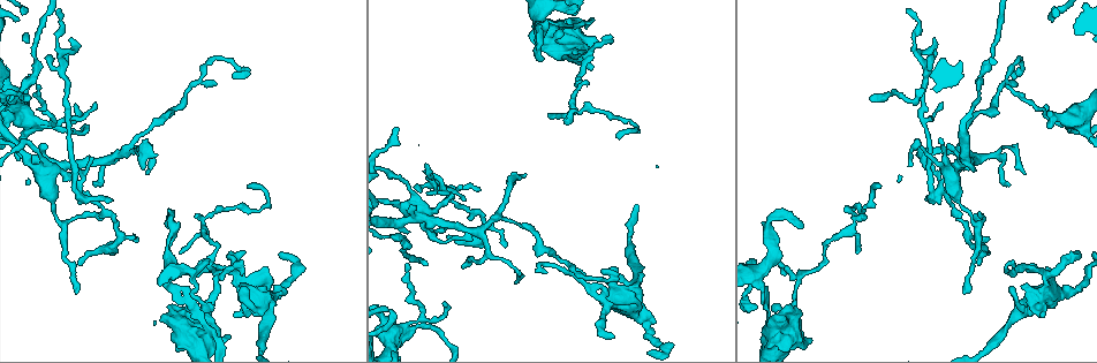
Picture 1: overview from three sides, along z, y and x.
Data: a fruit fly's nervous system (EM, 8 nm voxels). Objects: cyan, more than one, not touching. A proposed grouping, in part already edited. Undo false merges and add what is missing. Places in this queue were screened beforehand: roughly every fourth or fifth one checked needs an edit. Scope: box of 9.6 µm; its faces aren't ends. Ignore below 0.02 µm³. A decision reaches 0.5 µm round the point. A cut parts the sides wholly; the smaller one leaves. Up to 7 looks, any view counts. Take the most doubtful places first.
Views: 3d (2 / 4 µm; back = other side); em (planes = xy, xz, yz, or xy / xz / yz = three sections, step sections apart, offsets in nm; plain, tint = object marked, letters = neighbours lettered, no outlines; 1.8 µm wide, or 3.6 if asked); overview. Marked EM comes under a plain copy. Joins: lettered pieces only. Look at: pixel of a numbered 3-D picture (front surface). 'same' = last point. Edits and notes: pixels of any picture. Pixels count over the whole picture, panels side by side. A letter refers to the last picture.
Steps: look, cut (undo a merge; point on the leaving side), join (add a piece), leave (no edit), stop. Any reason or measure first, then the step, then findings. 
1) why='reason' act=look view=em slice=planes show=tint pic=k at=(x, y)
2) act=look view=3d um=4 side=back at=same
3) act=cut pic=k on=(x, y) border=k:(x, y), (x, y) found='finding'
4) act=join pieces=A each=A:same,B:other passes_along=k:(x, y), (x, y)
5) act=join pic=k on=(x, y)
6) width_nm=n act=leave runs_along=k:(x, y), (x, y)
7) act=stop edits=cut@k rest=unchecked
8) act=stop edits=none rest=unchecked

why='branch stops here' act=look view=em slice=xz step=8 show=letters pic=1 at=(246, 252)

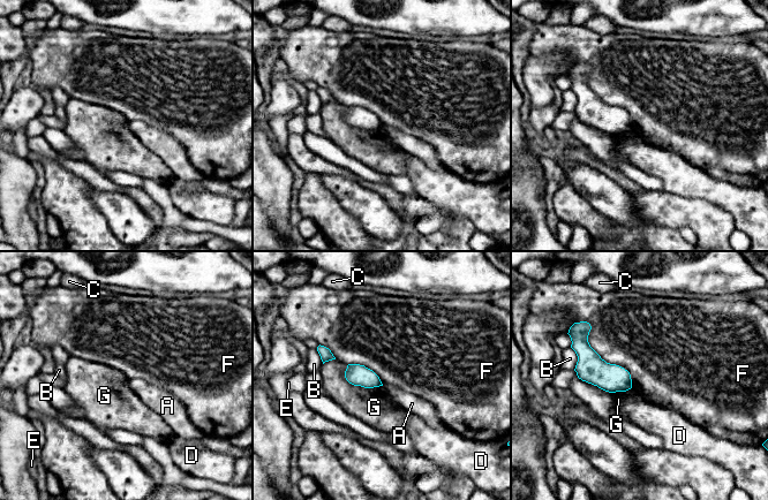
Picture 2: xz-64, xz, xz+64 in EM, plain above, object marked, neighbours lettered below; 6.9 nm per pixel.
act=look view=em slice=planes show=letters at=same

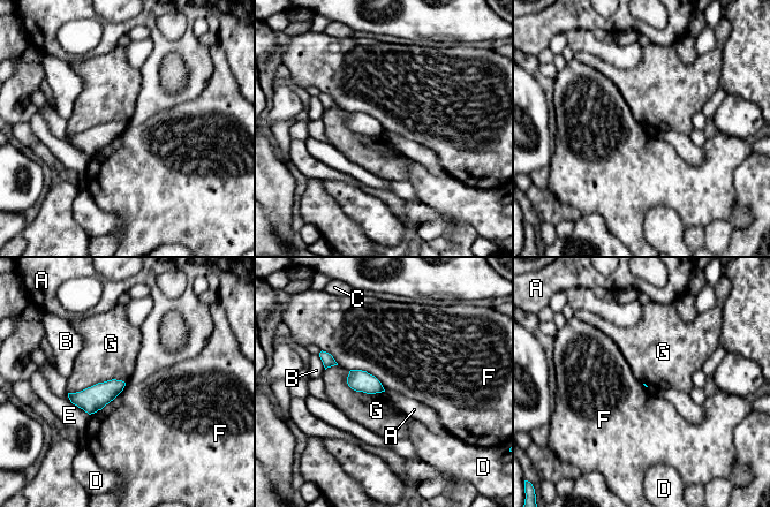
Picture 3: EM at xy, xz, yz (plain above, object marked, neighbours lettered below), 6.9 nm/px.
longest_contact=G:400nm act=leave each=A:other,B:other,C:other,D:other,E:other,F:other,G:other border=3:(350, 369), (365, 370), (385, 390) found='no lettered piece goes on from it'

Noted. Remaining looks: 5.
why='thin end' act=look view=em slice=yz step=16 show=letters pic=1 at=(541, 60)

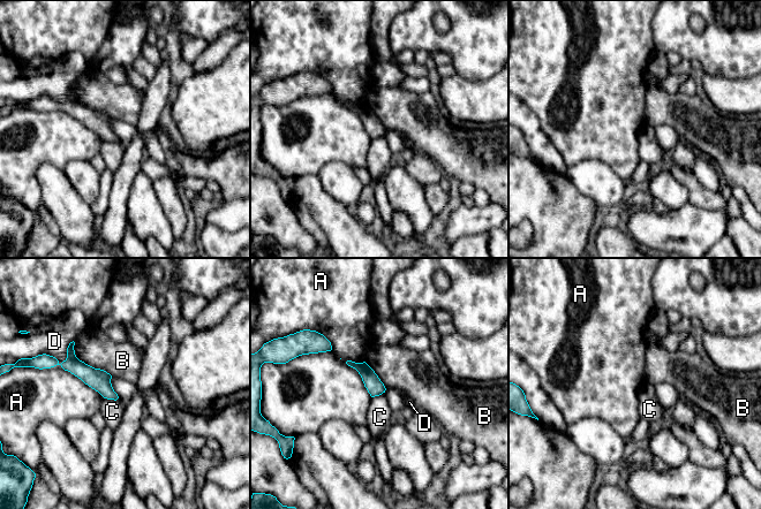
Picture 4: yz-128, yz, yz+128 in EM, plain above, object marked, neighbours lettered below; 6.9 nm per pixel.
why='cut it another way' act=look view=em slice=planes show=letters at=same

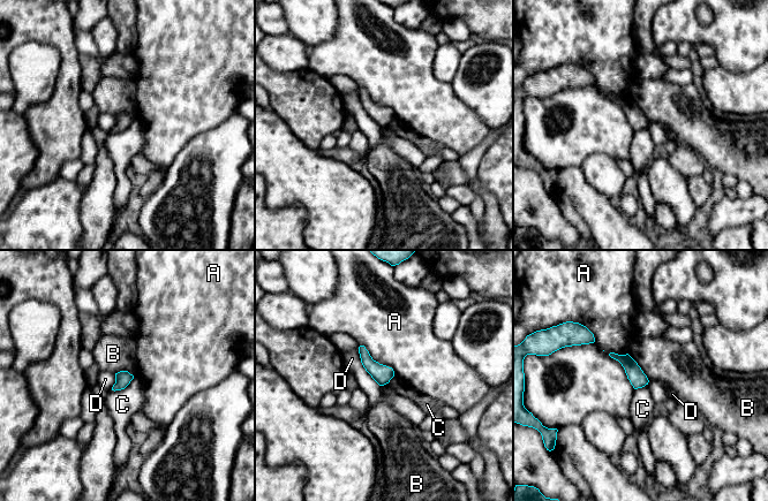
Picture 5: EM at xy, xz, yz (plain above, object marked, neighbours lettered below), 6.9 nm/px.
act=leave each=A:other,B:other,C:other,D:other border=5:(134, 377), (123, 388), (112, 391) found='none of them fits'

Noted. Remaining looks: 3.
why='tapers out' act=look view=em slice=planes show=letters pic=1 at=(76, 293)

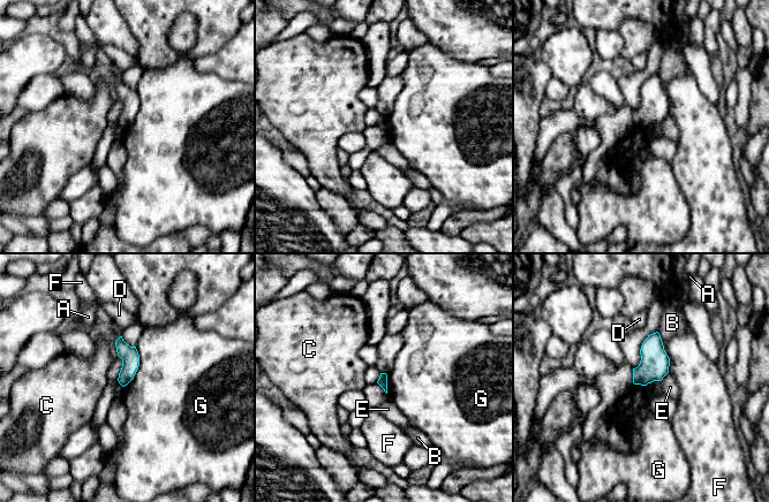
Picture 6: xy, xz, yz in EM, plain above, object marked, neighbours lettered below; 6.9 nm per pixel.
act=leave each=A:other,B:other,C:other,D:other,E:other,F:other,G:other border=6:(136, 347), (138, 369), (123, 387) found='none of them fits'

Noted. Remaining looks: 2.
act=stop edits=none rest=unchecked

